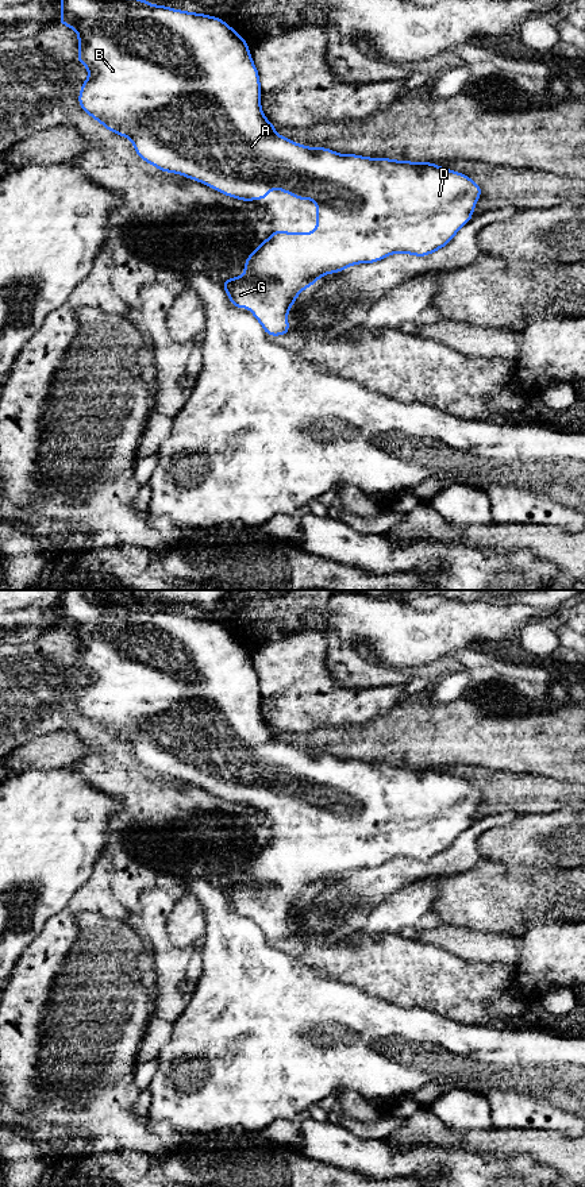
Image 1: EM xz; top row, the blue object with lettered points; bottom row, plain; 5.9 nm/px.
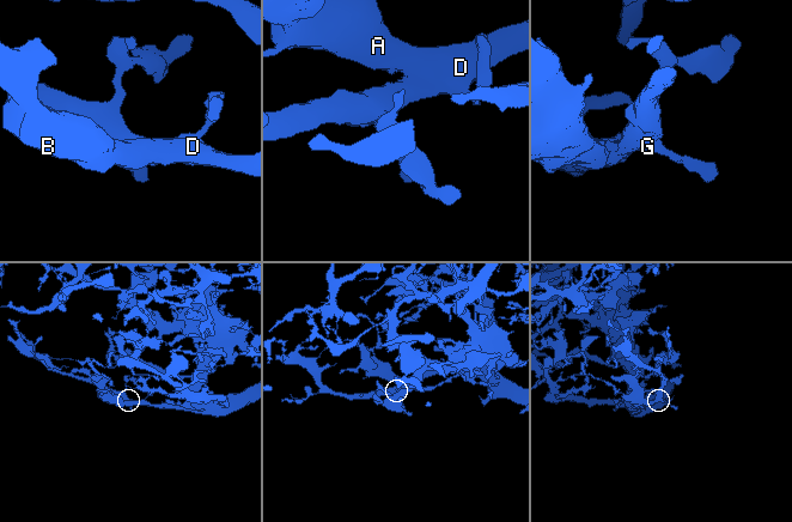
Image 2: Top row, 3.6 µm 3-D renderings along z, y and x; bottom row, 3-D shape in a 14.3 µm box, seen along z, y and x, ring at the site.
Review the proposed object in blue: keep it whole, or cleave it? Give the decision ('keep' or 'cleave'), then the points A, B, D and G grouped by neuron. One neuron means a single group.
keep; groups A B D G

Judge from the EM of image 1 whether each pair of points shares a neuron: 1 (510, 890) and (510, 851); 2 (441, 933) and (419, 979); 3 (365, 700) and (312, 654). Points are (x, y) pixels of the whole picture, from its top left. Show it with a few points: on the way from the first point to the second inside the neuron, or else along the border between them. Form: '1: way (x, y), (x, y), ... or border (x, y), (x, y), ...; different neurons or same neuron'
1: border (481, 859), (541, 866); different neurons
2: border (416, 939), (447, 950), (464, 960); different neurons
3: way (347, 700), (342, 700), (314, 671); same neuron

